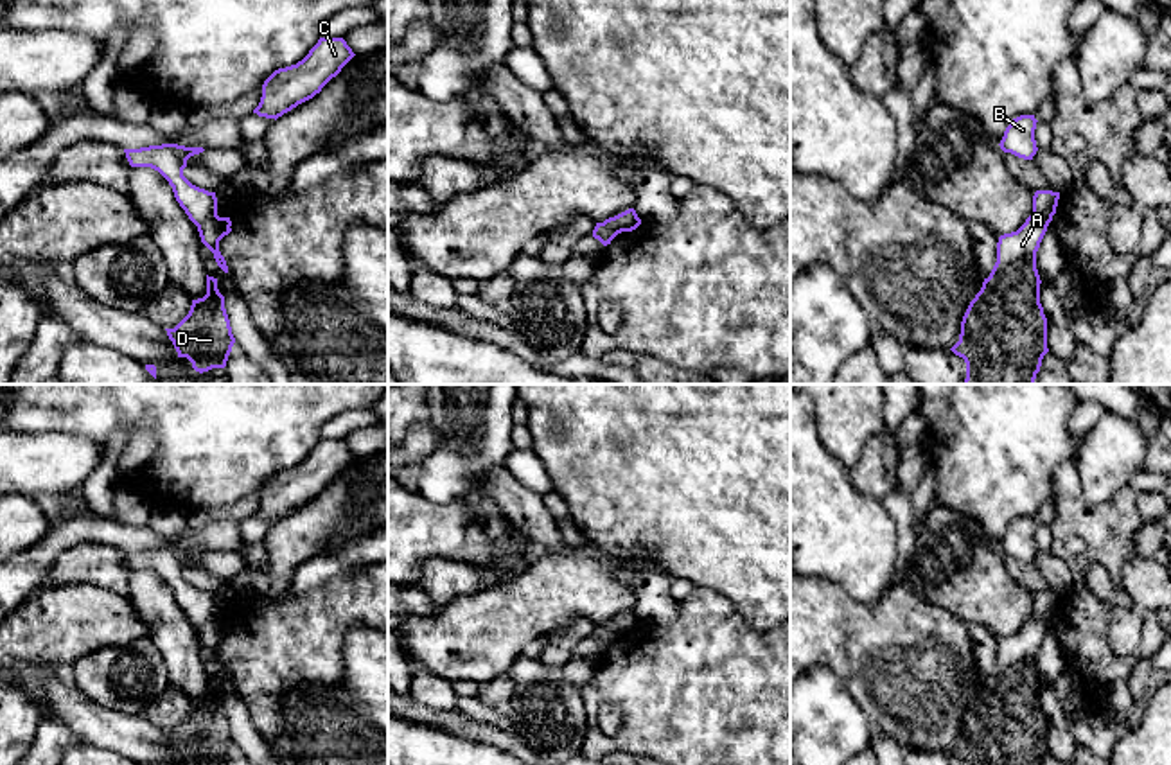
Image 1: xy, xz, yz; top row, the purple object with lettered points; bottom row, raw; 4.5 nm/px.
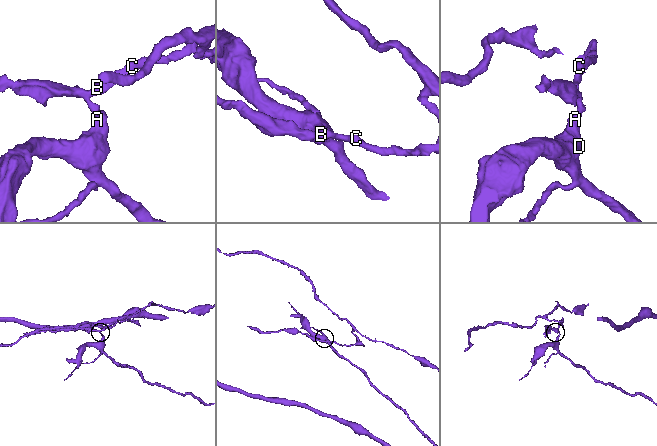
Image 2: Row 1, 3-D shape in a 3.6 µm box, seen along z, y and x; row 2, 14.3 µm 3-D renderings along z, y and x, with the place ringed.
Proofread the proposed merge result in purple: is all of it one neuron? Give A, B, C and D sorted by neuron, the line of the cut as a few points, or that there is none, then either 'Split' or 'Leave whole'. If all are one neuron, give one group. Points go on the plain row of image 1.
Groups: A D / B C. Split along xy (216, 615), (196, 627). Split

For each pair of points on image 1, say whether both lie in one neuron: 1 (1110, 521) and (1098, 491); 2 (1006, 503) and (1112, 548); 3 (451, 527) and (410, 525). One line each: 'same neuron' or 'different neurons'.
1: different neurons
2: different neurons
3: same neuron

